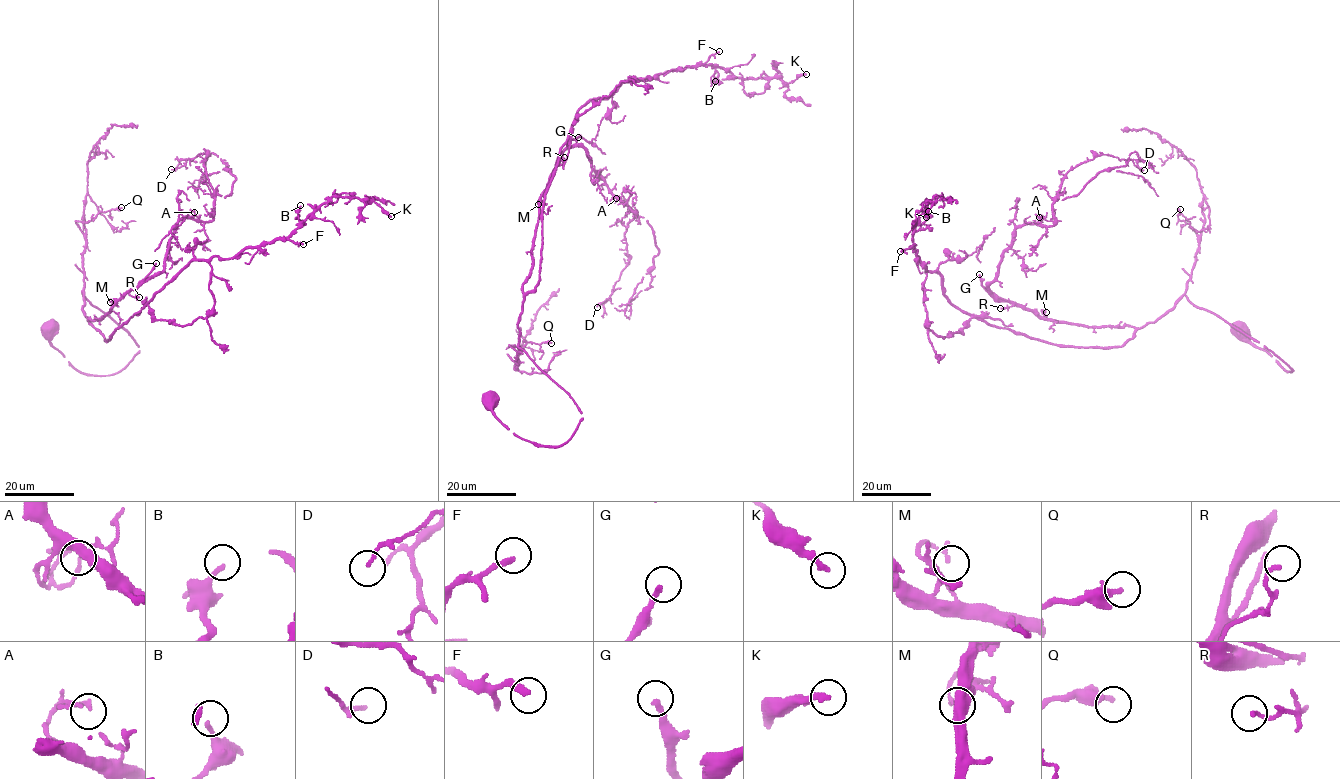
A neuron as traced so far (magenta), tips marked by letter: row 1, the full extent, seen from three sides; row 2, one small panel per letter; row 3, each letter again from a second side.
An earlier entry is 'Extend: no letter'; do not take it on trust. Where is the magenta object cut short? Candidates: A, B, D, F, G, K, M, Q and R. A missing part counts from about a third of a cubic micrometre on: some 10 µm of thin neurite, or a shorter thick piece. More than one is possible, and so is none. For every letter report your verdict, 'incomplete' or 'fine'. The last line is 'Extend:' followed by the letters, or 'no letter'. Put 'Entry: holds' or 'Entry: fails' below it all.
A: fine
B: fine
D: fine
F: incomplete
G: fine
K: fine
M: fine
Q: fine
R: fine
Extend: F
Entry: fails

